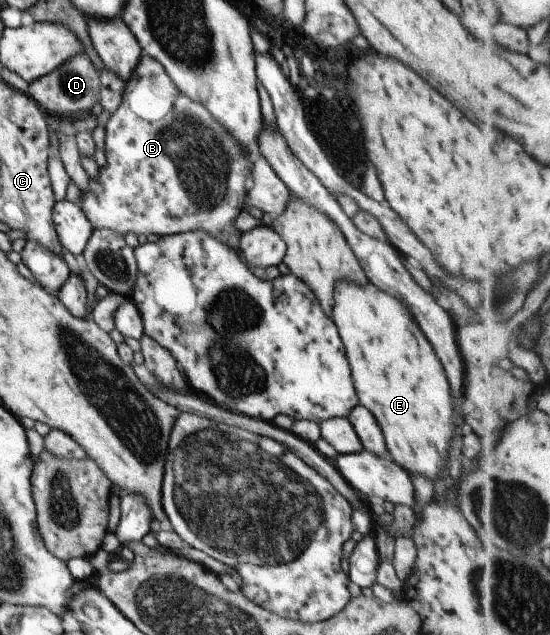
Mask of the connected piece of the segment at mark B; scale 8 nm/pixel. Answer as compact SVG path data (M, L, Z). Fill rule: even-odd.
M142 54L142 58L140 58L140 62L138 62L138 66L136 66L132 76L130 76L127 82L125 93L123 94L124 98L122 99L120 106L118 106L116 112L113 112L108 122L106 122L104 151L107 164L104 167L98 168L98 176L88 178L88 188L86 188L86 190L82 190L80 195L80 208L88 217L92 228L110 229L122 236L126 236L127 234L133 234L137 237L144 235L146 238L152 234L162 238L163 236L192 232L193 230L202 230L202 232L212 234L214 238L222 240L222 242L230 246L230 248L234 248L234 250L236 250L236 254L240 257L240 260L250 268L250 272L252 272L254 276L258 276L259 279L265 281L271 281L280 277L282 274L276 266L266 268L250 266L250 264L248 264L248 262L246 262L242 257L240 246L238 246L242 232L236 228L234 220L238 218L240 211L244 208L247 198L249 197L248 191L251 185L252 168L251 154L248 154L248 156L244 154L244 148L236 142L236 138L232 138L232 136L228 134L228 130L226 130L226 128L222 128L222 126L212 118L212 114L208 112L208 108L206 108L204 104L196 102L196 100L190 100L184 92L180 92L180 90L176 88L176 84L172 82L172 78L168 76L168 72L164 70L162 64L160 64L158 60L154 60L152 56Z

